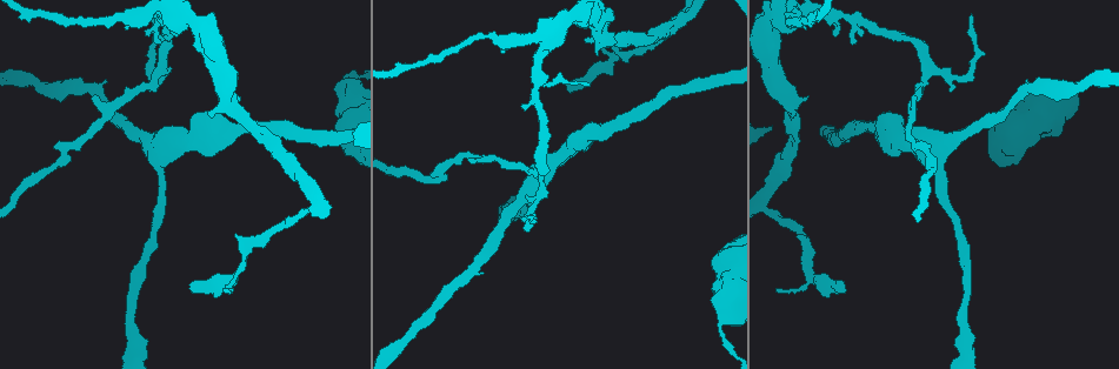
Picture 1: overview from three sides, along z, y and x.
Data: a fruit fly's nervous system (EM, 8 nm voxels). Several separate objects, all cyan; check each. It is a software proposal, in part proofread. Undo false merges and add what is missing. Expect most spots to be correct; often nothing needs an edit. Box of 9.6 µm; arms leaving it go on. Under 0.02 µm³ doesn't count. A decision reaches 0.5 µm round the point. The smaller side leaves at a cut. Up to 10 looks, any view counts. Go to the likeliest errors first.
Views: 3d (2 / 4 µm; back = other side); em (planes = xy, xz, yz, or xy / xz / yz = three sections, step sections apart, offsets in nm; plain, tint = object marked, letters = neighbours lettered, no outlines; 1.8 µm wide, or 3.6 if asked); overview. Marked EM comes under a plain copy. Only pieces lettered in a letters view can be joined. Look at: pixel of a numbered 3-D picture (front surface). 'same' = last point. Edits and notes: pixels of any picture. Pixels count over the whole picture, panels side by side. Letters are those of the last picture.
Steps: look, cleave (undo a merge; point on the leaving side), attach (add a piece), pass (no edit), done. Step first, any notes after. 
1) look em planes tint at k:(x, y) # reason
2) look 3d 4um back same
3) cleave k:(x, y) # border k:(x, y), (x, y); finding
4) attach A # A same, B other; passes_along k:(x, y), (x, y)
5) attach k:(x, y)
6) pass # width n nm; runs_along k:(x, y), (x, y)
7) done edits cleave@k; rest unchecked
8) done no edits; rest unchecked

look 3d 2um at 1:(620, 42)

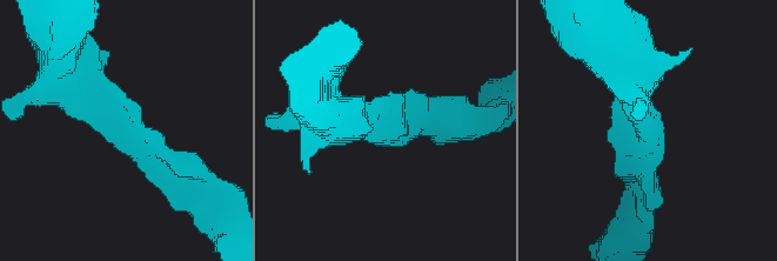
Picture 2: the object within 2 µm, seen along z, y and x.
look em xz step 4 letters at 2:(112, 115) # arm_widths 190, 320 nm; now the EM

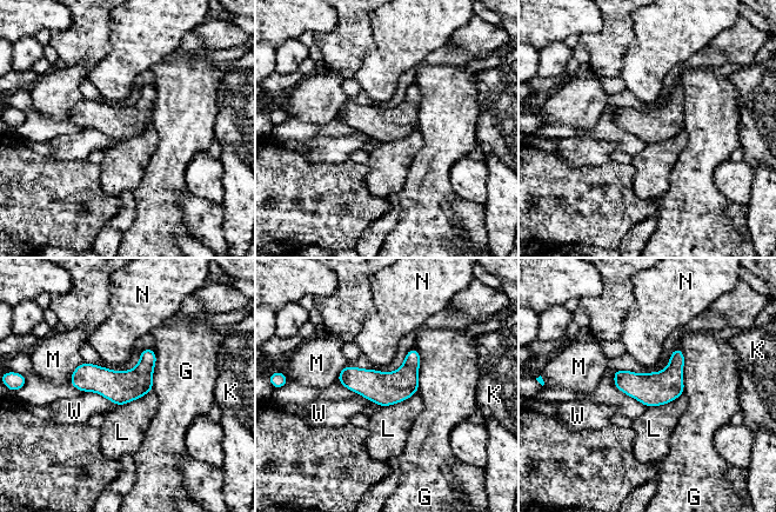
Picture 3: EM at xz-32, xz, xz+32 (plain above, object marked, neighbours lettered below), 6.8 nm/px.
pass # width 220 nm; G other, K other, L other, M other, N other, W other; border 3:(84, 391), (100, 393), (116, 405); all the same neuron

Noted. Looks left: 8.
look 3d 4um at 1:(171, 14) # calibre changes

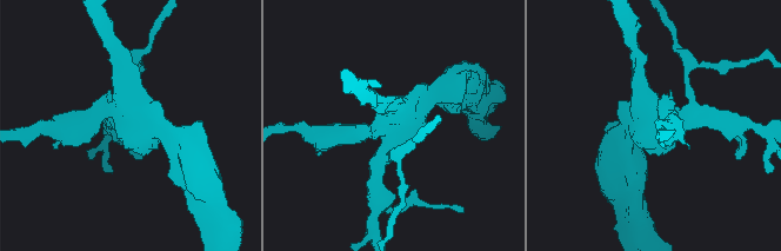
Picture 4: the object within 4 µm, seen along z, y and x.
look em 3.6um xy step 4 tint at 4:(130, 123) # arms 4

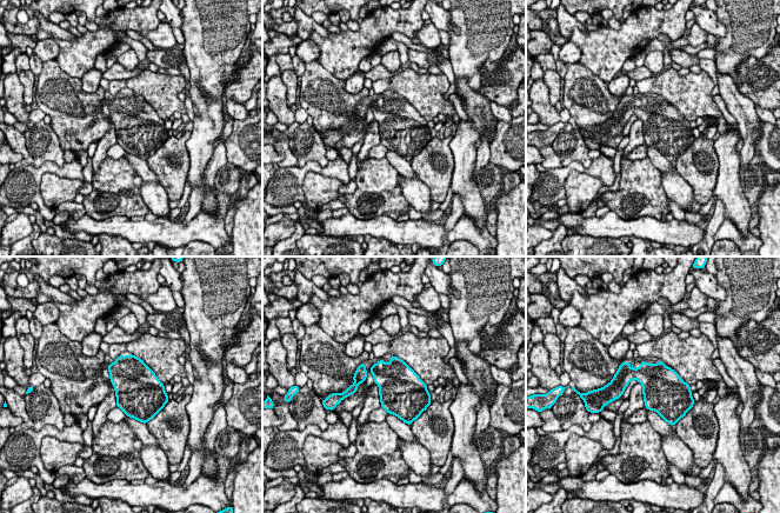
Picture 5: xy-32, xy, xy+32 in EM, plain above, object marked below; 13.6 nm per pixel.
look em 3.6um planes letters same # another direction

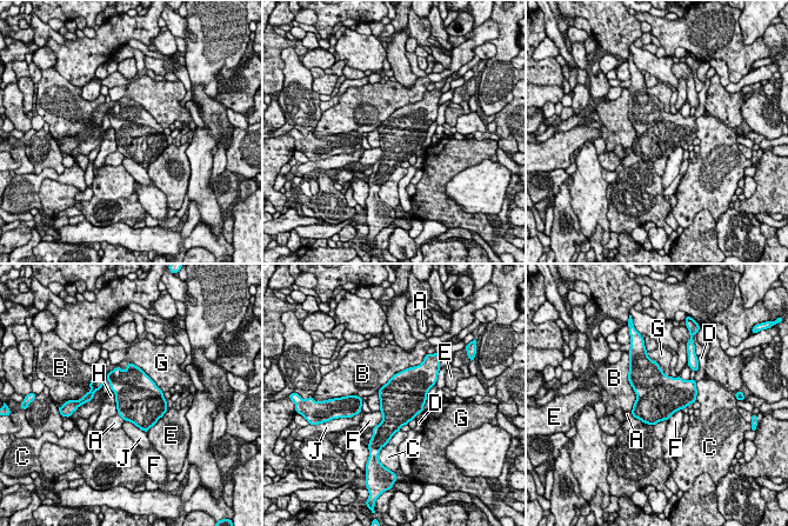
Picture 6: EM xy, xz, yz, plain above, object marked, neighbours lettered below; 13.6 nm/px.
pass # longest_contact B 700 nm; A other, B other, C other, D other, E other, F other, G other, H other, J other; one neuron here

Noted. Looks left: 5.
look 3d 2um back at 1:(238, 237) # an open end

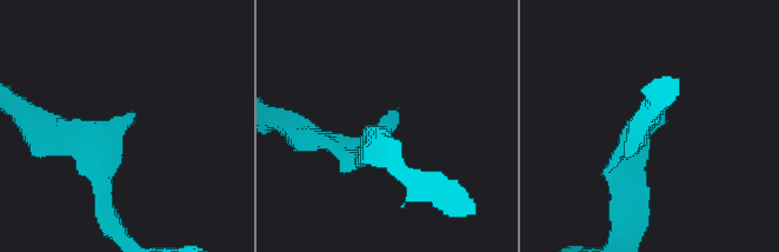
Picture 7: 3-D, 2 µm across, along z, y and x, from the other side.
look em xy step 4 letters at 7:(126, 118) # shape alone is not enough

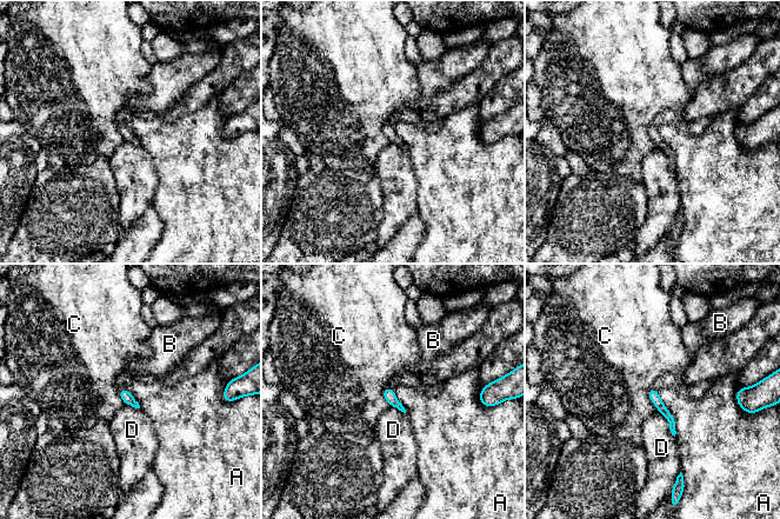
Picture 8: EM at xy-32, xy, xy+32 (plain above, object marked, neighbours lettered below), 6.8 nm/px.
pass # width 80 nm; longest_contact A 340 nm; A other, B other, C other, D other; no lettered piece goes on from it

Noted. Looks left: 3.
look em xz step 8 tint at 1:(968, 77) # sharp bend

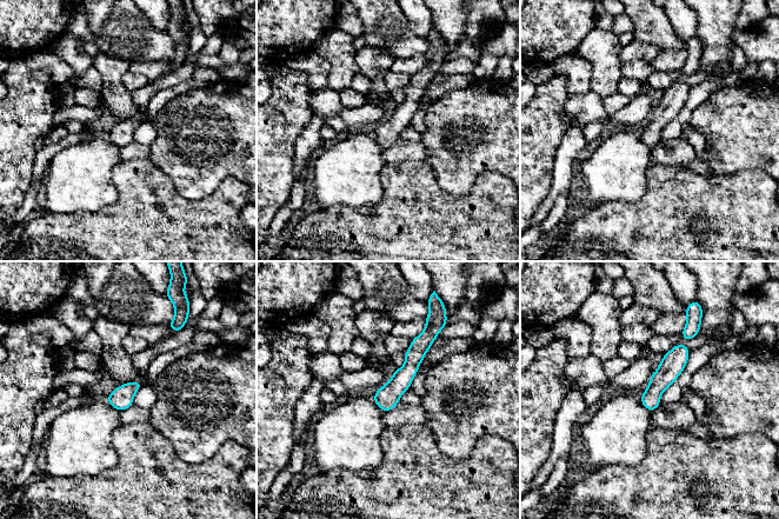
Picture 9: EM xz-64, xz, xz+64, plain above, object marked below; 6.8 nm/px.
look em planes letters same # cut it another way

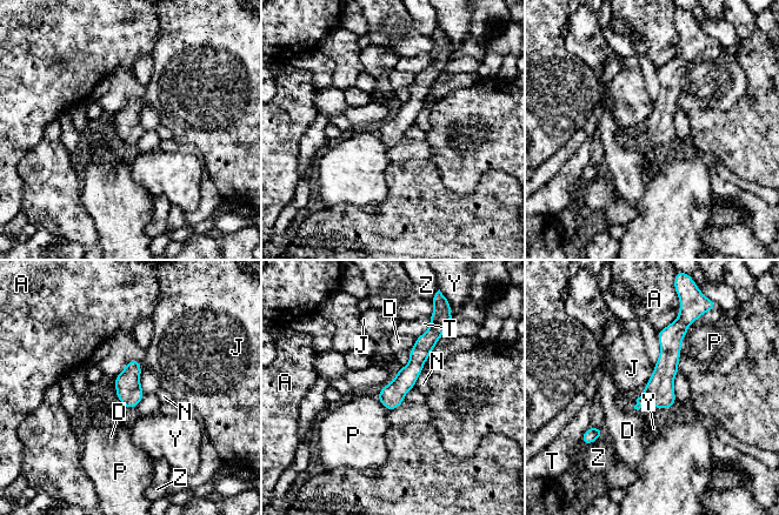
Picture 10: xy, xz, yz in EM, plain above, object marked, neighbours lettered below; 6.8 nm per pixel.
pass # width 170 nm; A other, D other, J other, N other, P other, T other, Y other, Z other; border 10:(654, 367), (648, 381), (644, 386); one neuron here

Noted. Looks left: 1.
done no edits; rest unchecked

